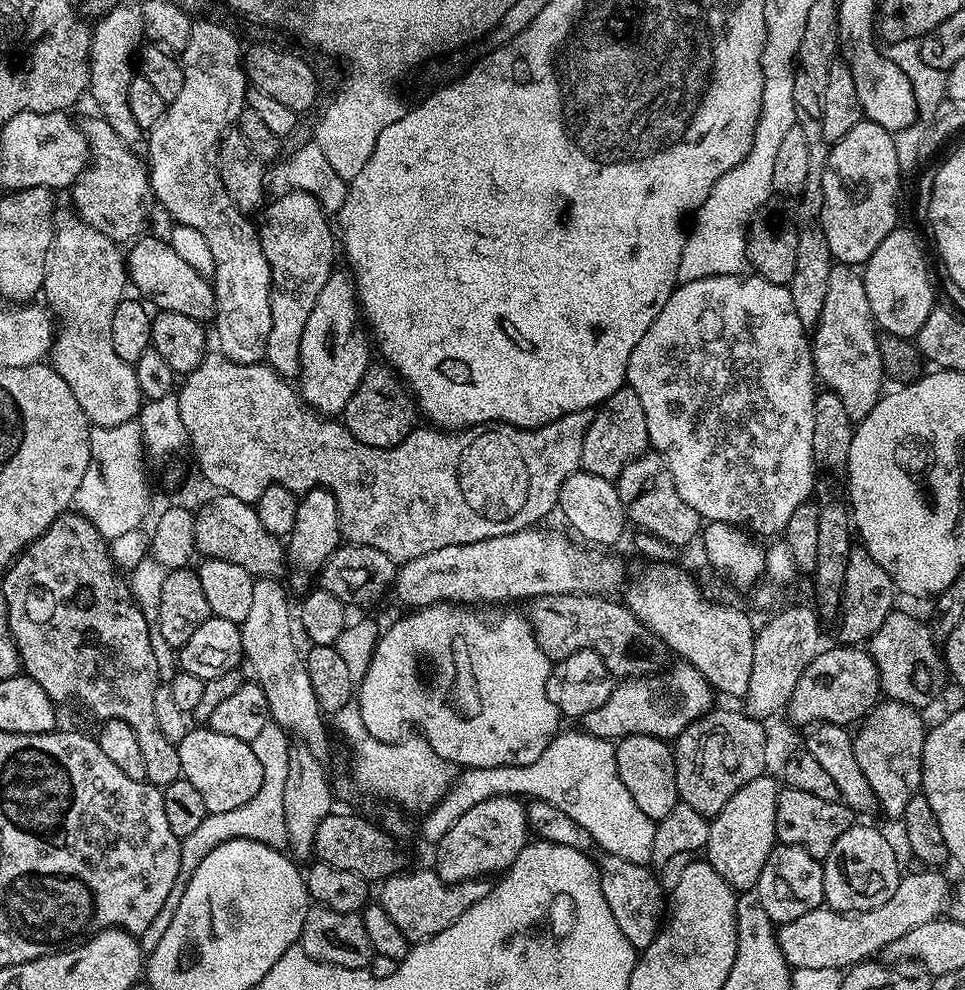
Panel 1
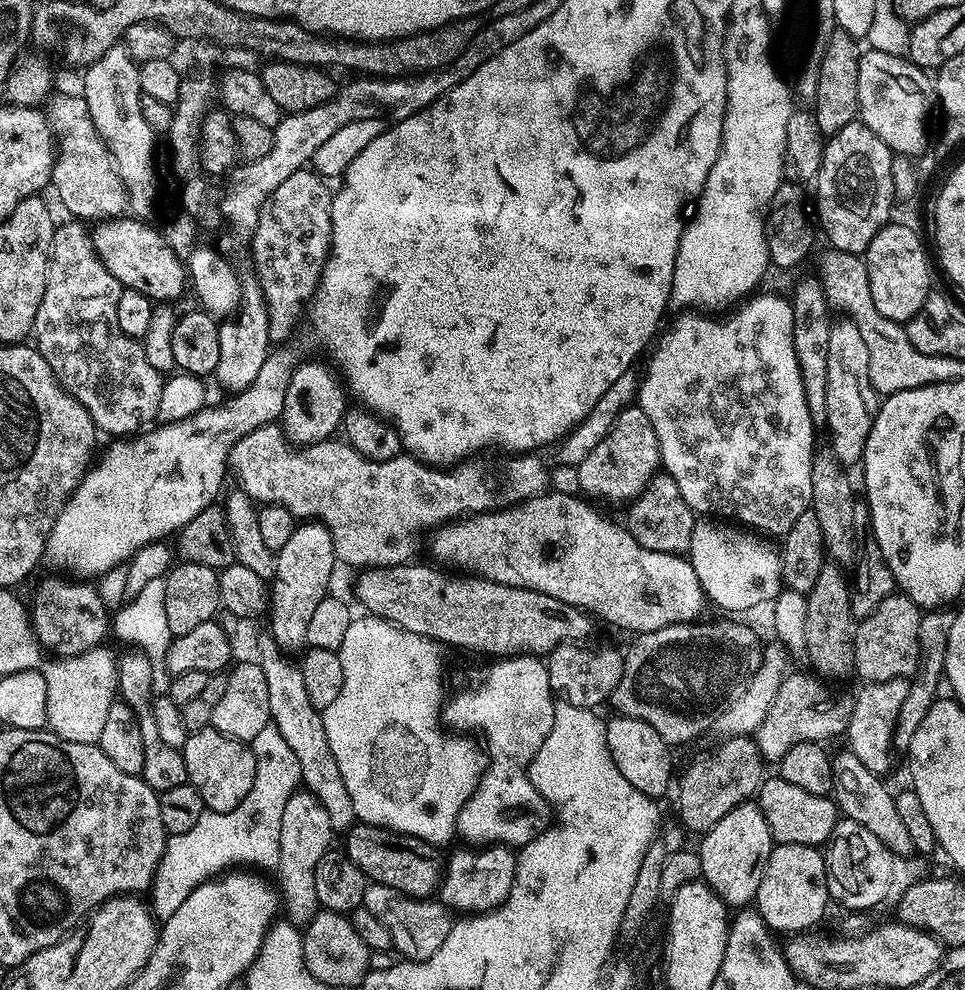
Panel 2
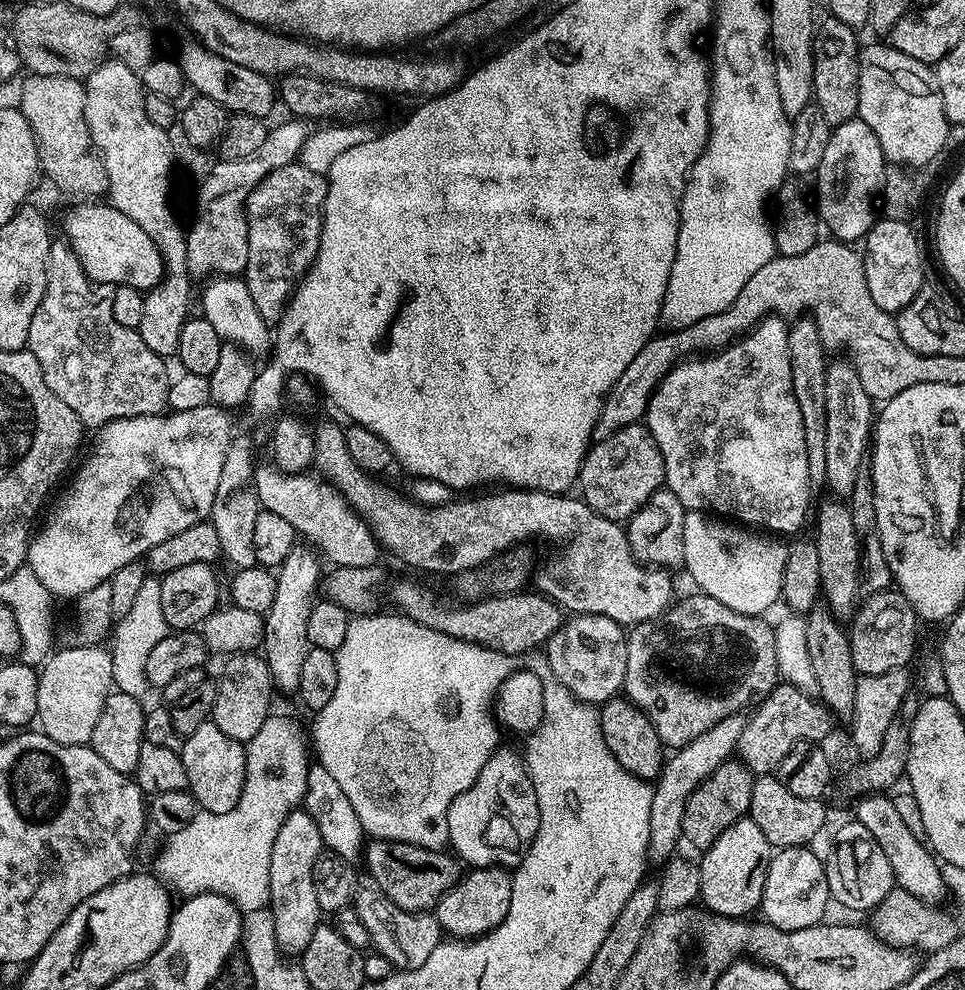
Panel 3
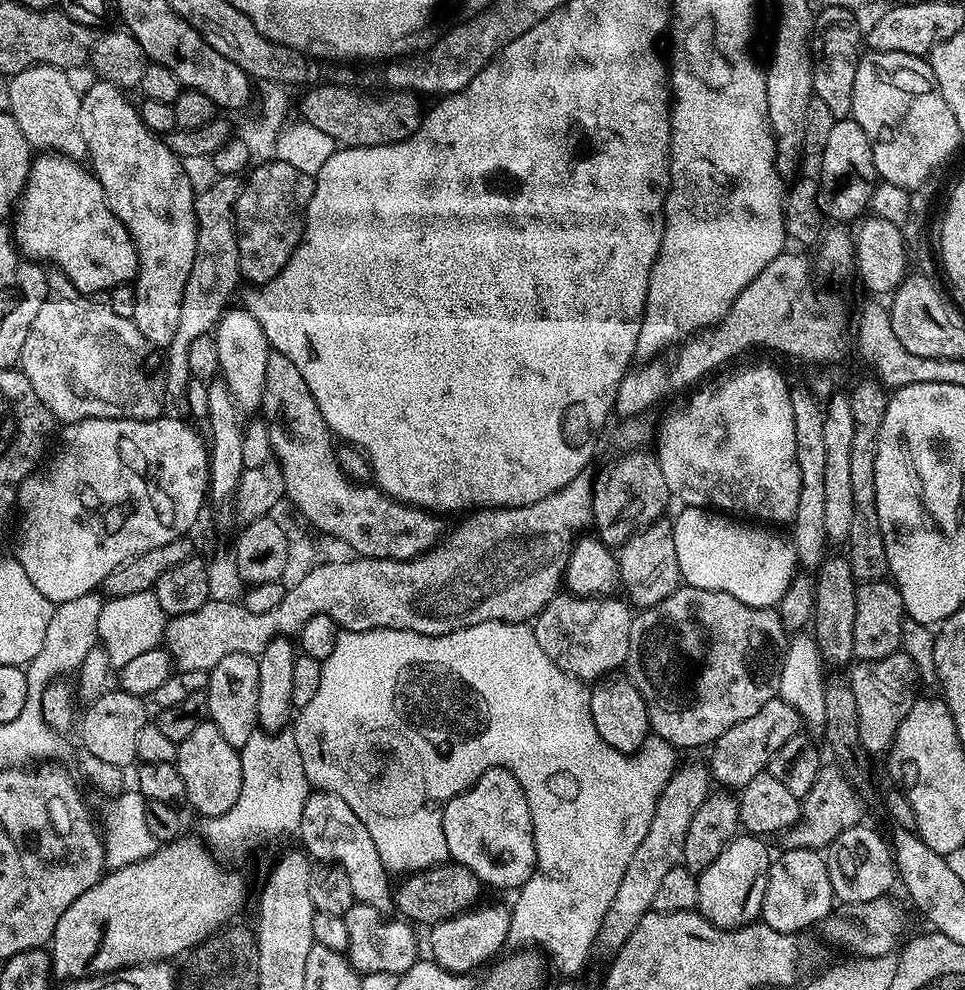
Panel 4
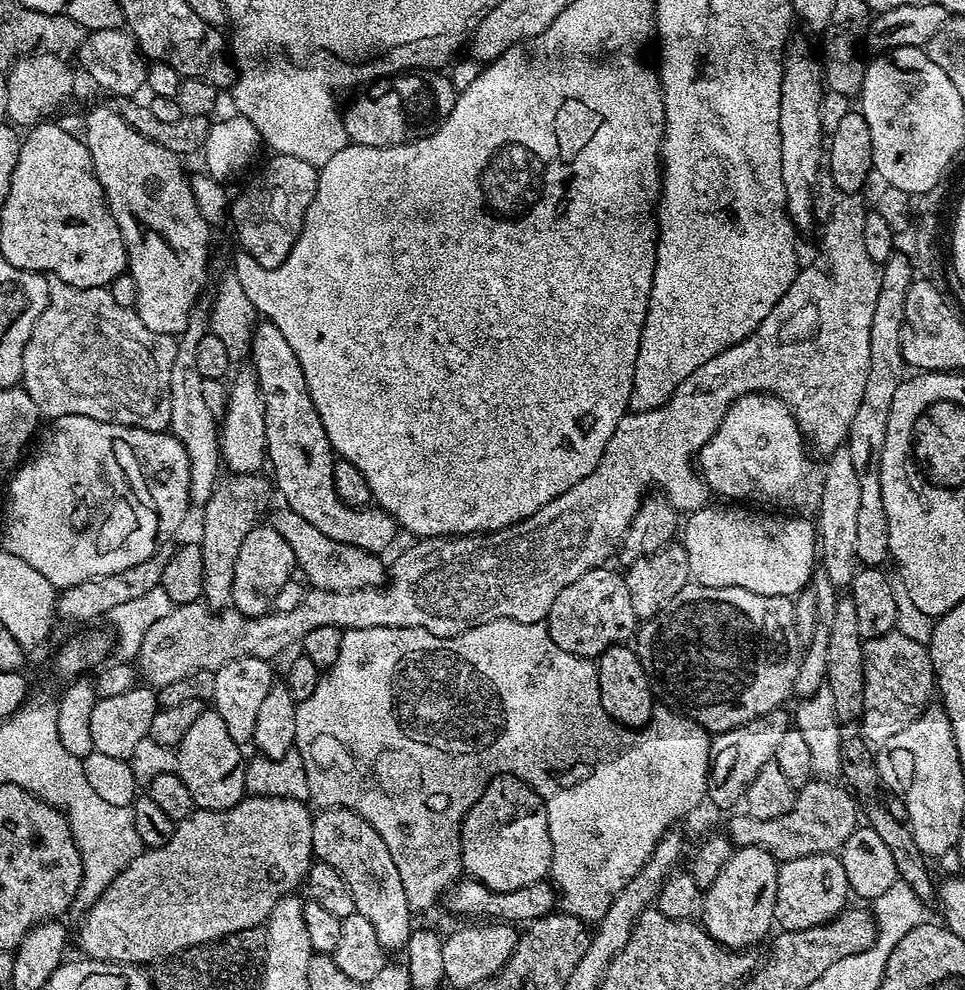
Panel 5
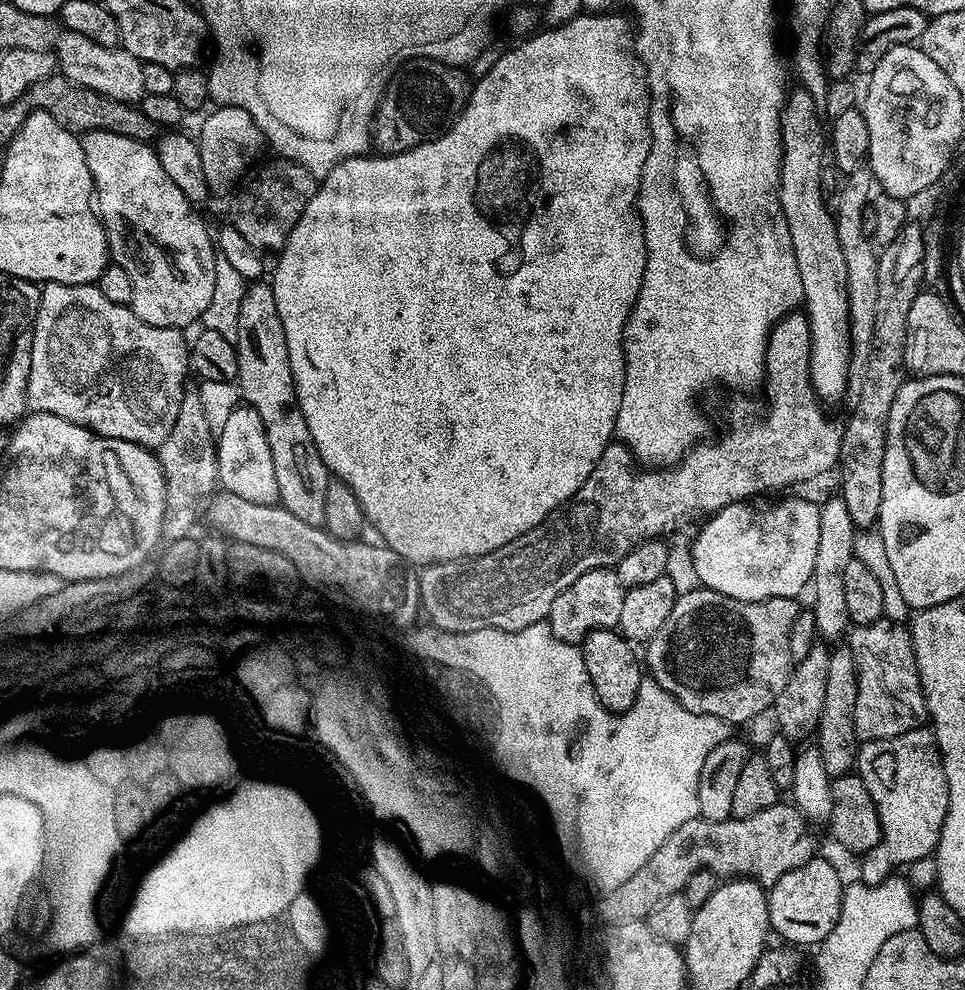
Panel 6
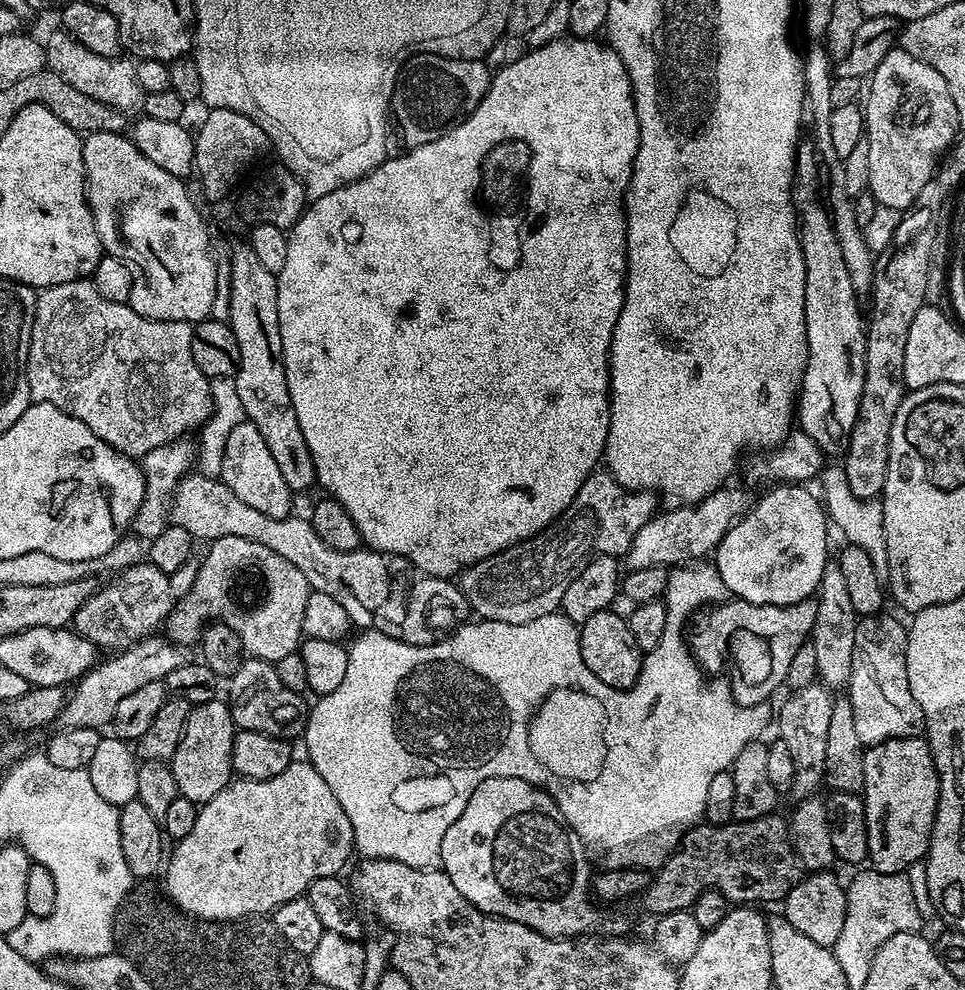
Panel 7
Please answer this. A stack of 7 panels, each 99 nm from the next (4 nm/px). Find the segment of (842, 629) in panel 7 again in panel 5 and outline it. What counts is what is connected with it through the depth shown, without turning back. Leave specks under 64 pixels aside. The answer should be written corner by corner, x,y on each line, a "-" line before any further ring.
847,447
827,457
826,464
828,469
824,472
824,485
820,488
820,517
814,520
818,529
818,560
832,584
848,586
858,567
858,502
862,490
858,490
858,474
854,474

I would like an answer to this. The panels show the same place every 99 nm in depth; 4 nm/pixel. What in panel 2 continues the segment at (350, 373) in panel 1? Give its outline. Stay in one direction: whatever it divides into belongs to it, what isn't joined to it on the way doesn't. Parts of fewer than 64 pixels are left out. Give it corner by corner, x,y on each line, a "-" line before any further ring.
308,360
293,370
292,377
287,377
286,402
282,406
278,420
289,440
294,444
298,446
317,444
335,437
338,429
343,425
346,388
341,377
335,371
333,372
316,360

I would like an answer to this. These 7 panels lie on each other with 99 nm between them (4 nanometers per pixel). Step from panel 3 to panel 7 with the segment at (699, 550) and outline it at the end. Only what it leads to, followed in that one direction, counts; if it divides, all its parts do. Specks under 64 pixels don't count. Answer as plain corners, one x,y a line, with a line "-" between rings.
783,482
777,483
764,497
757,499
753,503
751,510
733,526
731,530
724,535
722,542
717,546
714,553
714,563
718,574
722,578
722,582
728,587
729,593
737,600
745,600
751,604
777,604
778,606
786,606
794,602
802,602
809,599
819,589
820,579
824,573
824,568
830,563
830,556
828,556
828,530
830,531
830,521
825,513
823,503
818,499
817,493
811,492
811,487
804,484
786,484

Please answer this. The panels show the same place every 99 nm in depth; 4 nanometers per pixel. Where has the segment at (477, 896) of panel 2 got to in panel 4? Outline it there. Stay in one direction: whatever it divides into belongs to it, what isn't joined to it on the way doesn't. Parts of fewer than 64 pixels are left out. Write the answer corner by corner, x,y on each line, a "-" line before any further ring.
506,904
483,906
476,906
459,916
450,917
431,929
433,952
431,955
435,963
442,965
445,971
468,974
468,971
480,967
488,960
493,961
504,944
509,943
511,909

